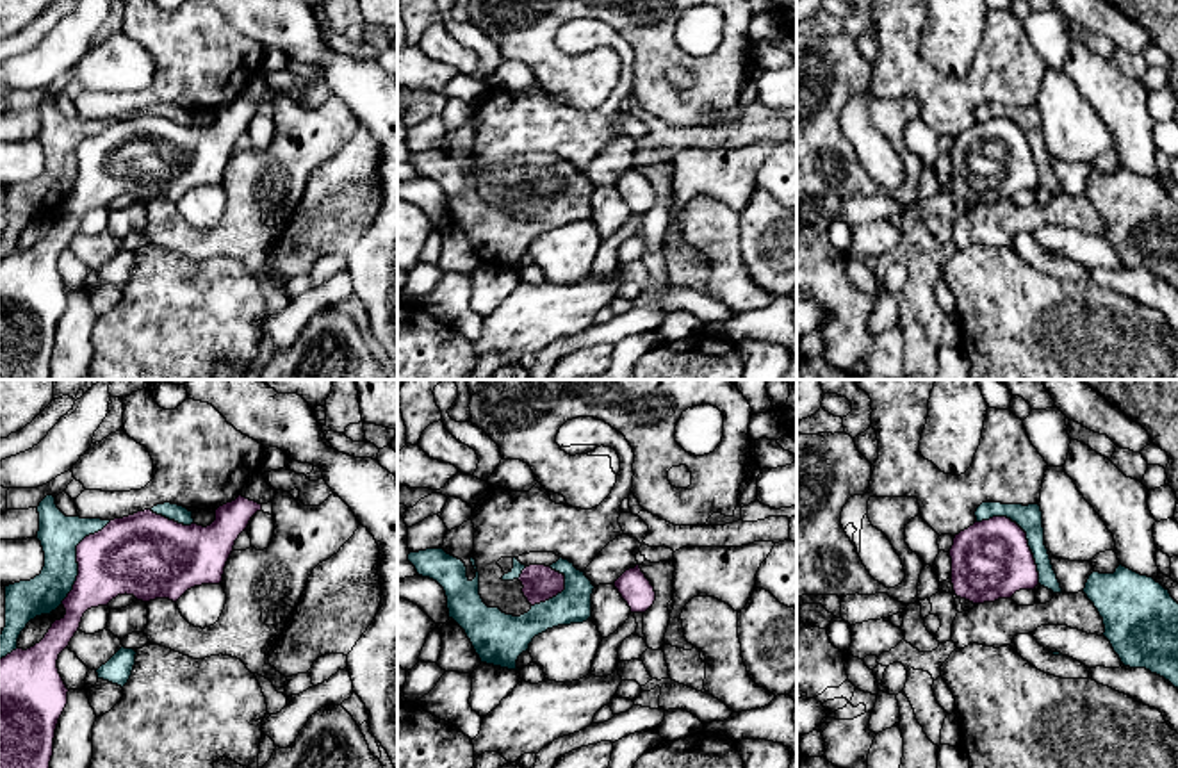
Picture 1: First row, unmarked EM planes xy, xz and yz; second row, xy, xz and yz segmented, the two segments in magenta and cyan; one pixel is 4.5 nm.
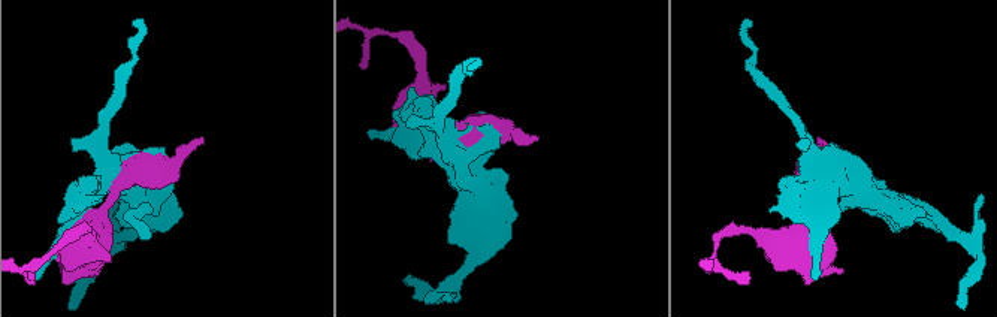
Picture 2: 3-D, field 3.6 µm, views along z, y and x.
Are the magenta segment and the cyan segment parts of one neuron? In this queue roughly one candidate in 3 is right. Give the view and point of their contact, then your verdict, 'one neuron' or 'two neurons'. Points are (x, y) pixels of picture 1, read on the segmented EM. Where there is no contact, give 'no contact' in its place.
contact yz (1025, 535); two neurons

